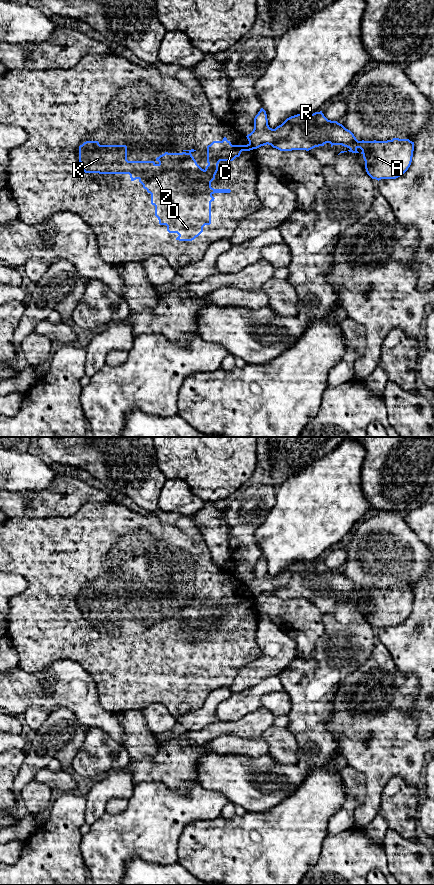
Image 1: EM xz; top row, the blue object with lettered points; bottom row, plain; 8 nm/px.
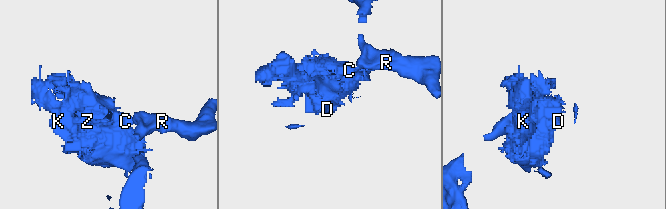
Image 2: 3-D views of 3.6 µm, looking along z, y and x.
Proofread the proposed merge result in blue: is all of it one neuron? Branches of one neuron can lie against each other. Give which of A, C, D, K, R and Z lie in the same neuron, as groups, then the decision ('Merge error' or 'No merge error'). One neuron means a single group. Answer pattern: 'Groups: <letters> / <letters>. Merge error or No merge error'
Groups: A R / C D K Z. Merge error

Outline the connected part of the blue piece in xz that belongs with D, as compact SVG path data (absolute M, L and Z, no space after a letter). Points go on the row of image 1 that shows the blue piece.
M226 137L222 141L213 141L207 146L207 163L202 169L192 156L196 151L183 150L182 153L168 153L154 161L128 161L126 145L100 145L98 141L86 141L79 146L79 162L85 173L129 174L131 181L136 179L151 194L151 204L155 206L155 216L160 225L166 225L169 233L177 233L176 240L192 241L203 232L205 225L211 224L211 202L214 193L230 193L230 189L214 189L211 182L215 179L220 161L233 161L242 151L253 150L247 145L232 145Z

